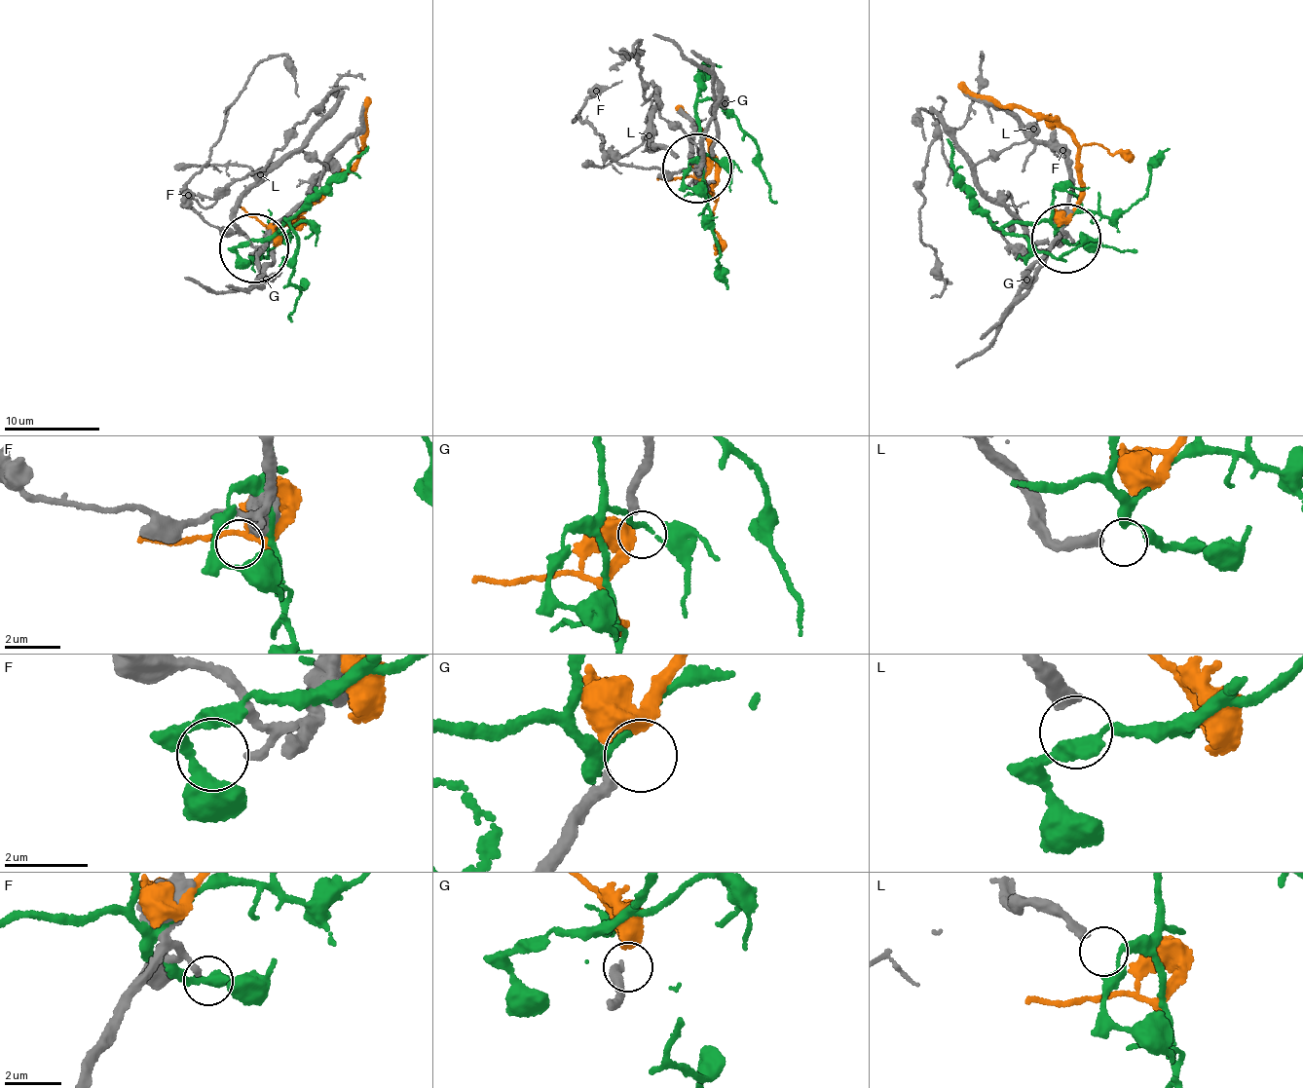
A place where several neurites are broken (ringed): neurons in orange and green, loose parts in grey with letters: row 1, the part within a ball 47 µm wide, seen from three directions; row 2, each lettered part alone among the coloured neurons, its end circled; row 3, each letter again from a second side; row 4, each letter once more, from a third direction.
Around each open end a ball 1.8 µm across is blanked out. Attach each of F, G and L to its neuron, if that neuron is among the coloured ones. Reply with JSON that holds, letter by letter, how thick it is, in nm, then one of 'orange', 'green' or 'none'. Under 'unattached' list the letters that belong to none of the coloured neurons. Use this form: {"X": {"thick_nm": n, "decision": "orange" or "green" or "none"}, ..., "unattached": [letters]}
{"F": {"thick_nm": 120, "decision": "none"}, "G": {"thick_nm": 280, "decision": "orange"}, "L": {"thick_nm": 340, "decision": "green"}, "unattached": ["F"]}

